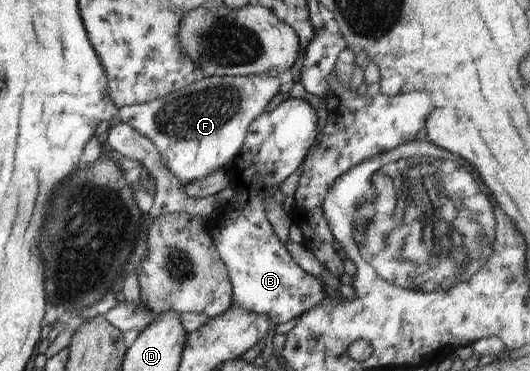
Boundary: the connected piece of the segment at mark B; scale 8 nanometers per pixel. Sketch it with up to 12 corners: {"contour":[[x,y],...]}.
{"contour":[[287,99],[225,170],[235,201],[209,228],[232,304],[276,325],[334,300],[291,257],[265,200],[314,146]]}

